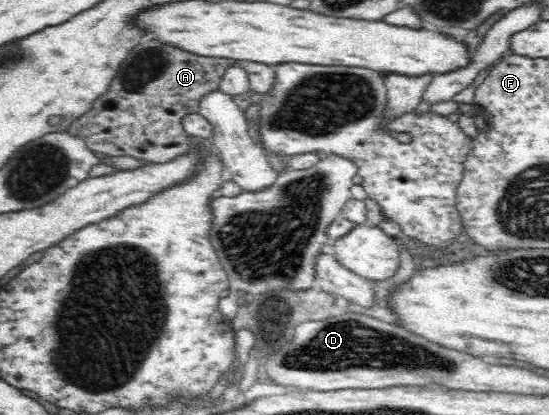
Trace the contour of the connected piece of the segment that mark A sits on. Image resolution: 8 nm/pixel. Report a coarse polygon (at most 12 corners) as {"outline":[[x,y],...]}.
{"outline":[[141,35],[67,131],[96,154],[167,159],[227,58]]}

